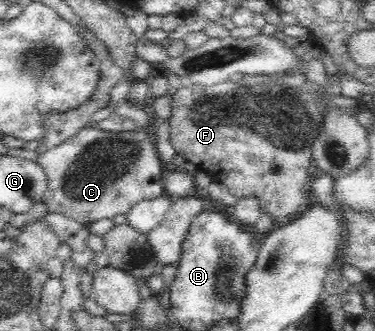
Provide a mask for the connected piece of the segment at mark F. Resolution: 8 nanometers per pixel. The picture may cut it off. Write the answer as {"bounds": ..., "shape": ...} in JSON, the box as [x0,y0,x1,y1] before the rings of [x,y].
{"bounds":[169,69,332,225],"shape":[[[293,69],[293,71],[278,73],[272,76],[243,76],[224,82],[217,86],[204,87],[204,86],[182,86],[171,99],[171,117],[169,118],[171,143],[176,150],[176,153],[184,159],[184,161],[192,161],[200,167],[201,170],[206,171],[215,182],[222,182],[227,187],[230,194],[241,200],[242,198],[256,197],[261,208],[261,214],[270,216],[274,224],[284,225],[294,221],[296,217],[304,215],[308,211],[308,207],[313,204],[311,195],[309,194],[308,187],[308,168],[312,159],[312,144],[315,143],[319,136],[319,129],[321,123],[324,121],[325,115],[332,109],[328,107],[325,102],[326,97],[330,95],[328,88],[330,82],[314,83],[310,81],[306,74]]]}

